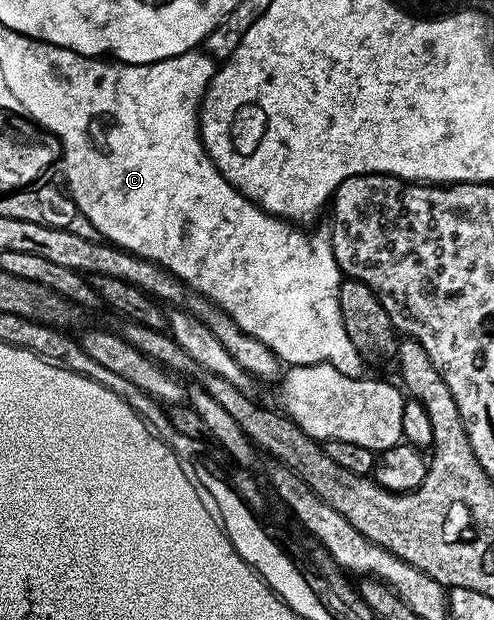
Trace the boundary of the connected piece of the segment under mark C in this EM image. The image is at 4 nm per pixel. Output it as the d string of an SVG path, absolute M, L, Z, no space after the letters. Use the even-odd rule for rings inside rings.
M36 40L36 73L34 81L28 83L22 100L27 109L32 110L44 125L49 126L60 140L60 149L64 153L64 177L67 192L71 194L74 203L80 208L80 213L97 228L105 242L117 245L136 257L145 257L176 276L188 286L189 290L201 293L203 297L213 301L215 305L225 309L254 339L266 343L270 351L274 351L281 362L293 365L333 365L351 377L361 376L365 372L360 350L350 343L350 335L346 335L346 327L342 323L340 310L340 282L342 274L334 259L332 250L332 234L327 228L317 233L303 233L303 228L283 217L273 217L259 209L252 201L246 200L236 188L218 171L218 167L208 157L204 144L200 142L200 127L198 114L200 102L204 99L204 91L212 80L214 72L213 58L207 52L193 51L177 57L167 57L149 65L125 65L115 59L97 59L84 57L61 45L51 45L48 41Z

